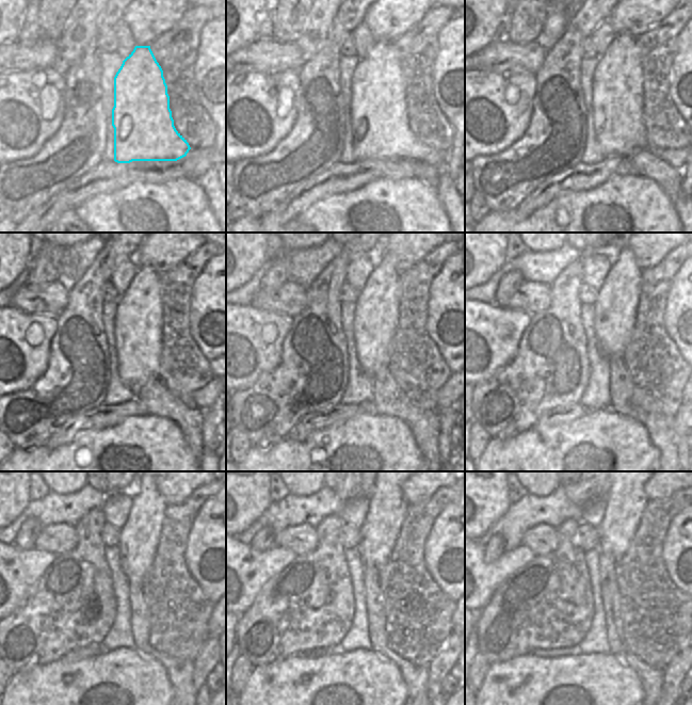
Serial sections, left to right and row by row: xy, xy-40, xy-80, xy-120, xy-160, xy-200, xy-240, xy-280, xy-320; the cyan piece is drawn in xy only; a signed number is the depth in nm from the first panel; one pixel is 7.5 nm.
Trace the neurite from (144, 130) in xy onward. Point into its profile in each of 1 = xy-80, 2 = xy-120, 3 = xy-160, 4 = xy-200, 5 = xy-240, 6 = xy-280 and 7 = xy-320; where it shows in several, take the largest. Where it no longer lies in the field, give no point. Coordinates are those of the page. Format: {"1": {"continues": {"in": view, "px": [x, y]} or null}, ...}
{"1": {"continues": {"in": "xy-80", "px": [617, 83]}}, "2": {"continues": {"in": "xy-120", "px": [139, 322]}}, "3": {"continues": {"in": "xy-160", "px": [377, 305]}}, "4": {"continues": {"in": "xy-200", "px": [615, 307]}}, "5": {"continues": {"in": "xy-240", "px": [140, 535]}}, "6": {"continues": {"in": "xy-280", "px": [388, 506]}}, "7": {"continues": {"in": "xy-320", "px": [626, 500]}}}

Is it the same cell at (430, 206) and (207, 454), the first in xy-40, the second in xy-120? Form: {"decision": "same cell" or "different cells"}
{"decision": "different cells"}

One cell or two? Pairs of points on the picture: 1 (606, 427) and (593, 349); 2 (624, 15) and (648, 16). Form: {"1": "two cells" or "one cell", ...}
{"1": "two cells", "2": "one cell"}

